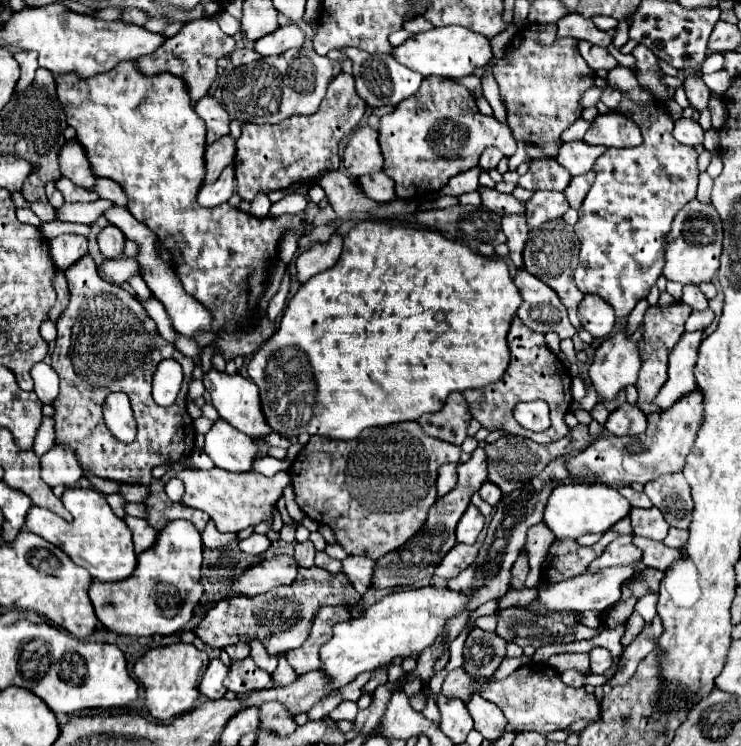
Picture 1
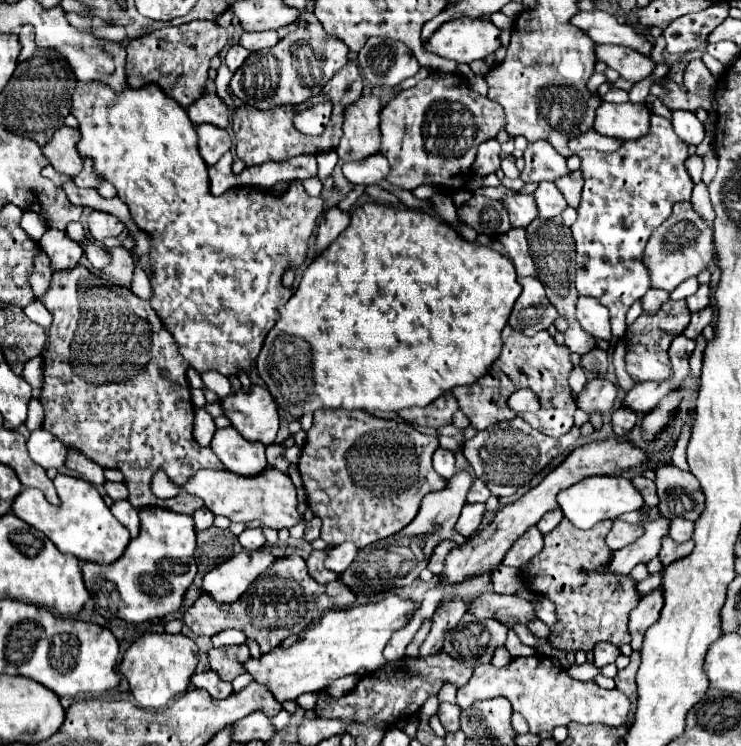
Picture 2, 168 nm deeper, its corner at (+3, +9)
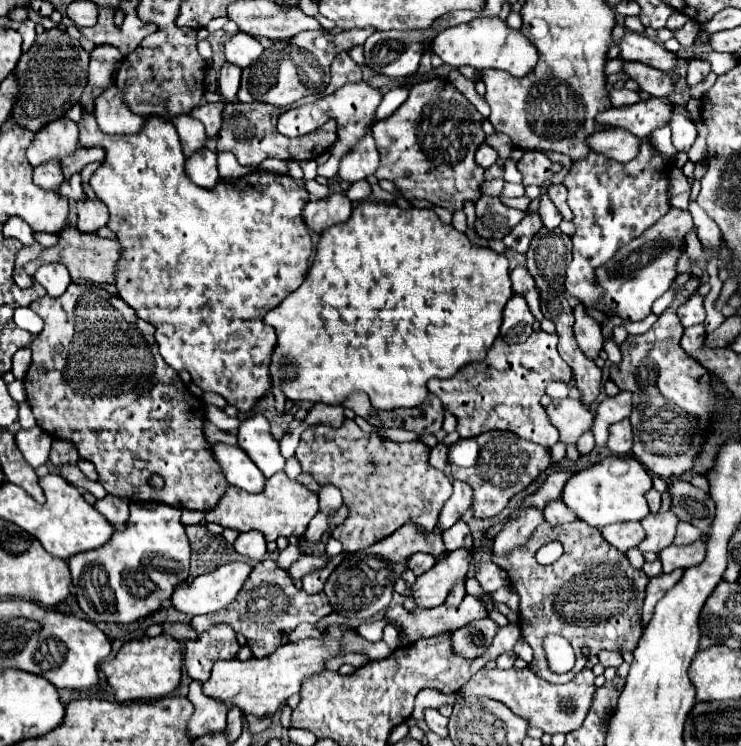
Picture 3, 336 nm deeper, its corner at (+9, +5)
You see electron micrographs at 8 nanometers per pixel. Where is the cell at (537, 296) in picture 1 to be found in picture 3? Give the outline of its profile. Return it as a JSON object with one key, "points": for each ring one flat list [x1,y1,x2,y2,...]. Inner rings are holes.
{"points":[[512,297,504,311,502,311,502,327,500,327,500,337,508,343,520,343,526,341,532,333,532,323,534,323,534,315,530,313,526,301,522,297]]}

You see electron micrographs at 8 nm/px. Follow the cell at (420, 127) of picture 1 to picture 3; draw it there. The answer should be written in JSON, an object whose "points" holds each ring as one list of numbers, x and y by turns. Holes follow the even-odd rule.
{"points":[[430,79,414,85,404,105,400,105,398,111,388,119,376,123,372,127,372,133,376,139,376,149,380,153,380,167,374,175,378,179,394,181,404,199,426,199,432,205,444,207,448,211,462,209,466,201,474,203,480,199,484,169,474,161,474,153,486,139,486,133,482,131,482,115,448,79]]}

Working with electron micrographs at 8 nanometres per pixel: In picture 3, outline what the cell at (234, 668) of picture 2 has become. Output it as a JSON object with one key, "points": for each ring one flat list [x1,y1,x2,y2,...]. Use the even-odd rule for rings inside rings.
{"points":[[212,625,212,629,198,633,194,639,186,639,186,675,204,683,210,677,212,661,234,659,238,649,240,645,230,625]]}

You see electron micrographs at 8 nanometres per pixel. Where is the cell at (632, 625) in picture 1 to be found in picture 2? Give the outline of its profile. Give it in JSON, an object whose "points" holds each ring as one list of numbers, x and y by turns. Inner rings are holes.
{"points":[[562,519,560,525,544,535,544,549,534,555,522,567,524,583,536,593,548,597,558,607,558,625,552,627,550,641,562,651,590,651,596,643,606,641,612,645,624,645,630,641,628,615,638,605,640,597,636,593,636,583,626,577,626,581,614,585,614,581,602,581,602,577,582,577,586,569,598,569,610,549,606,549,604,535,610,531,612,521,602,521,594,529,582,531,574,529,570,521]]}

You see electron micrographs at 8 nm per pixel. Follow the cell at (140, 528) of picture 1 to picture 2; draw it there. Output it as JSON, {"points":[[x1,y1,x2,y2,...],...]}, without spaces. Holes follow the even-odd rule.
{"points":[[118,501,118,503,112,505,112,513,114,513,114,517,116,517,124,527,128,527,132,539,136,539,138,533,140,533,138,511,136,511,128,501]]}

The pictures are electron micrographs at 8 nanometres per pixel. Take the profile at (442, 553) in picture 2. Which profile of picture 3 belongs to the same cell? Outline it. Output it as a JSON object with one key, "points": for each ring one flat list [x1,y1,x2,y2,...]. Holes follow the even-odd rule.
{"points":[[414,553,414,555,408,557,406,563,408,563,408,567,414,571,414,575,418,577,418,575,426,573,428,569,432,569,432,567,436,565,436,559,434,559,432,555,426,555,426,553]]}

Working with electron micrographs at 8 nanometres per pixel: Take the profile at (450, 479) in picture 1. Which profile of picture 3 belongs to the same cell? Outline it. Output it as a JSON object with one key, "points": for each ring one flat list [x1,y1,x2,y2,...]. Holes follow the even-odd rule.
{"points":[[438,443,436,447,430,449,430,465,436,467,436,469,444,469,446,467,446,461,448,461,448,447]]}

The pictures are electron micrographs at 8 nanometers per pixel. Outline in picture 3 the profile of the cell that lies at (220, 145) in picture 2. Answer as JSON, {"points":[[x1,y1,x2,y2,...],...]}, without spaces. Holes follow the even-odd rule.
{"points":[[180,115,176,119,172,119,180,141,182,141,182,149,184,155,190,157,192,153,196,153,198,149,202,149,206,145,206,133,204,133,204,125,200,125,198,119,192,119,190,115]]}

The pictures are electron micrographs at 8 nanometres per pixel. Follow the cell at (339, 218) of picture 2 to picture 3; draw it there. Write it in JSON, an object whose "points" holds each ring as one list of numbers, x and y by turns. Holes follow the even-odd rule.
{"points":[[330,193,318,203,308,203,302,211,306,225,318,233,336,223,342,223,350,217,352,203,344,193]]}

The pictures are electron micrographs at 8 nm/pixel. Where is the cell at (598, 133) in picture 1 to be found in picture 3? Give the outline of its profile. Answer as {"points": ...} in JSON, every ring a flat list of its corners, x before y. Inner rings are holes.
{"points":[[650,97,648,101,638,101,626,107,612,107,598,113,598,123,610,127,626,127,636,133,636,137,650,137,658,127,670,123,674,103,670,99]]}

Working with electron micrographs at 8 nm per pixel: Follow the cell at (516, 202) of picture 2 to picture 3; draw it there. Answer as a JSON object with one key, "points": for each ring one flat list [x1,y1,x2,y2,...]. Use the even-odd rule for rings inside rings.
{"points":[[526,213,526,217,512,229,512,233,508,233,508,235,504,237,504,243,506,243,510,249,518,251,518,253,526,253,528,247,530,247,530,241,534,239,534,235,536,235,540,229,542,229,540,217,538,217,536,213,534,213,534,215]]}

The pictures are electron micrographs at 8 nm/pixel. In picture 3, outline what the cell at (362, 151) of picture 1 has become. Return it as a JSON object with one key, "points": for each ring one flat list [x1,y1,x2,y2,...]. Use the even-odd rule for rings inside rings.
{"points":[[360,81,360,83,346,83,346,85,340,87,334,95,324,97,324,99,326,99,326,113,330,113,332,119,336,119,336,123,338,123,338,143,336,143,336,147,332,147,332,157,330,157,324,165,318,165,318,175,326,177,326,179,332,179,332,177,338,173,340,157,342,157,344,153,348,153,348,149,350,149,360,137,364,137,366,127,372,123,372,117,374,117,376,107,378,107,380,101,382,101,382,93,380,93,380,89,368,85,366,81]]}

